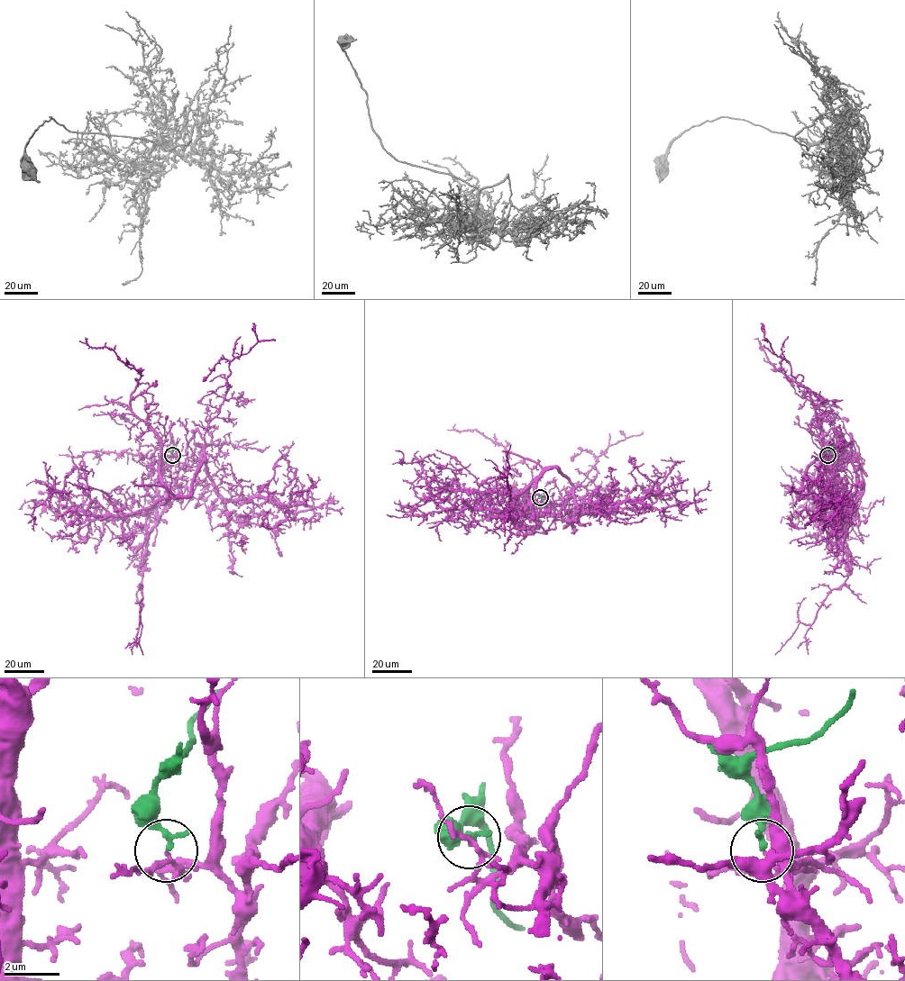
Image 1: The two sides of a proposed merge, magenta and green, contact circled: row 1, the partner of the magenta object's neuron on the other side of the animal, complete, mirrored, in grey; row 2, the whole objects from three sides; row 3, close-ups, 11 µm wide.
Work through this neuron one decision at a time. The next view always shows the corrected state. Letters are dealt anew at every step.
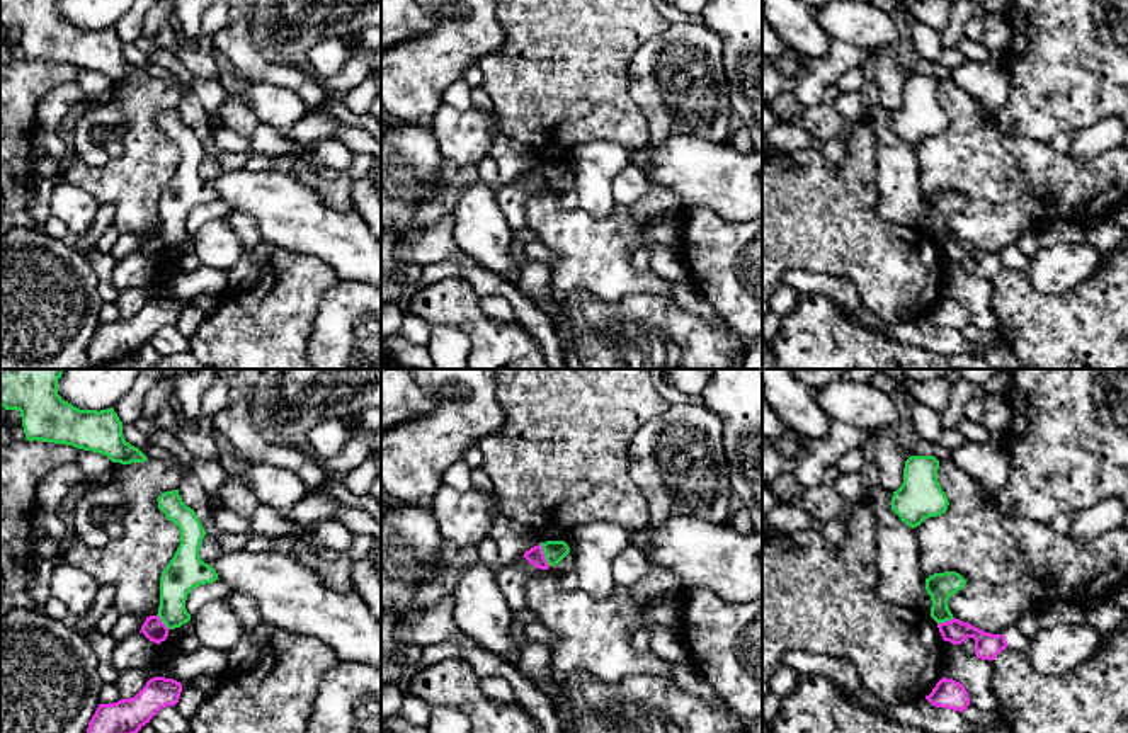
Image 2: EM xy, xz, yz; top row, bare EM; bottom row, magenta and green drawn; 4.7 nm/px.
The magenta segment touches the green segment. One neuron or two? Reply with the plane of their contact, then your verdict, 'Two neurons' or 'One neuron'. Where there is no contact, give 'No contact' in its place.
Touches magenta in xz. Two neurons

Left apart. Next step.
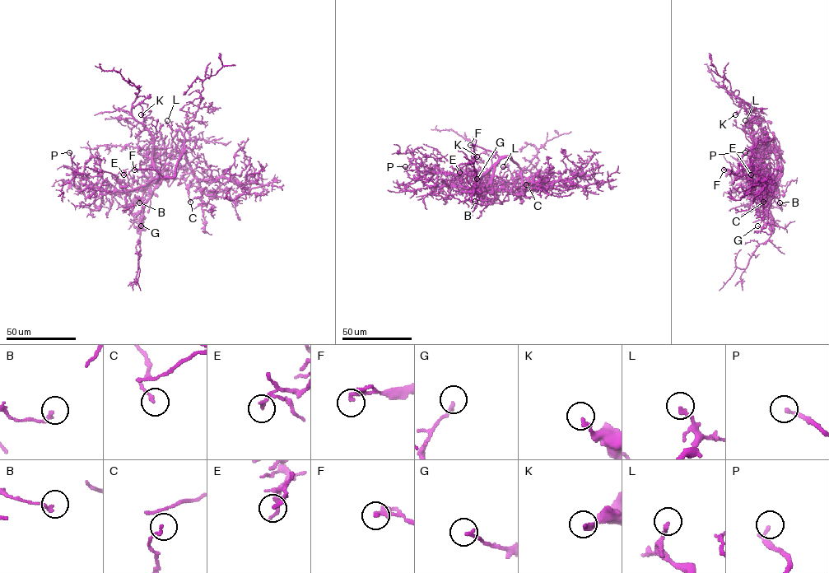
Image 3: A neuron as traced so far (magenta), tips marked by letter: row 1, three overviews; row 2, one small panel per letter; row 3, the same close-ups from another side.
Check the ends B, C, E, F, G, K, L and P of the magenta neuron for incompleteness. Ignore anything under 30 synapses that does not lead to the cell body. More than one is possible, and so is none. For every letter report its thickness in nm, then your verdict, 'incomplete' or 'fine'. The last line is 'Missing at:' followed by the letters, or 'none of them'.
B: 190 nm thick; fine
C: 170 nm thick; fine
E: 200 nm thick; fine
F: 200 nm thick; incomplete
G: 170 nm thick; fine
K: 200 nm thick; fine
L: 180 nm thick; fine
P: 200 nm thick; fine
Missing at: F

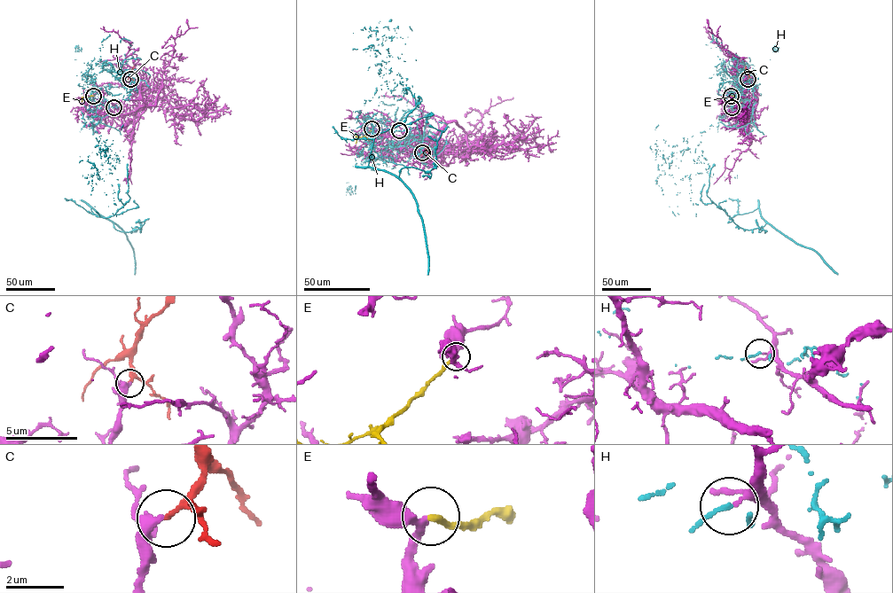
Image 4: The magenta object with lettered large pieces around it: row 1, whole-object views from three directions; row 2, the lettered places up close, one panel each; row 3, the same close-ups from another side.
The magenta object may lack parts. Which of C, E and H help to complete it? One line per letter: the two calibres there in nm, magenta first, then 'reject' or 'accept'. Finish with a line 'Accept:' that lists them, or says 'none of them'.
C: calibres 320 and 160 nm; accept
E: calibres 320 and 240 nm; reject
H: calibres 190 and 110 nm; reject
Accept: C

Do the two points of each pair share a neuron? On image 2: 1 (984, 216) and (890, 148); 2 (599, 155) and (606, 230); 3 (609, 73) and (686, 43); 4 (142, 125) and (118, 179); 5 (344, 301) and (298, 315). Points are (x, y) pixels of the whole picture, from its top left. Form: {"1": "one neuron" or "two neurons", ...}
{"1": "two neurons", "2": "two neurons", "3": "two neurons", "4": "one neuron", "5": "two neurons"}

